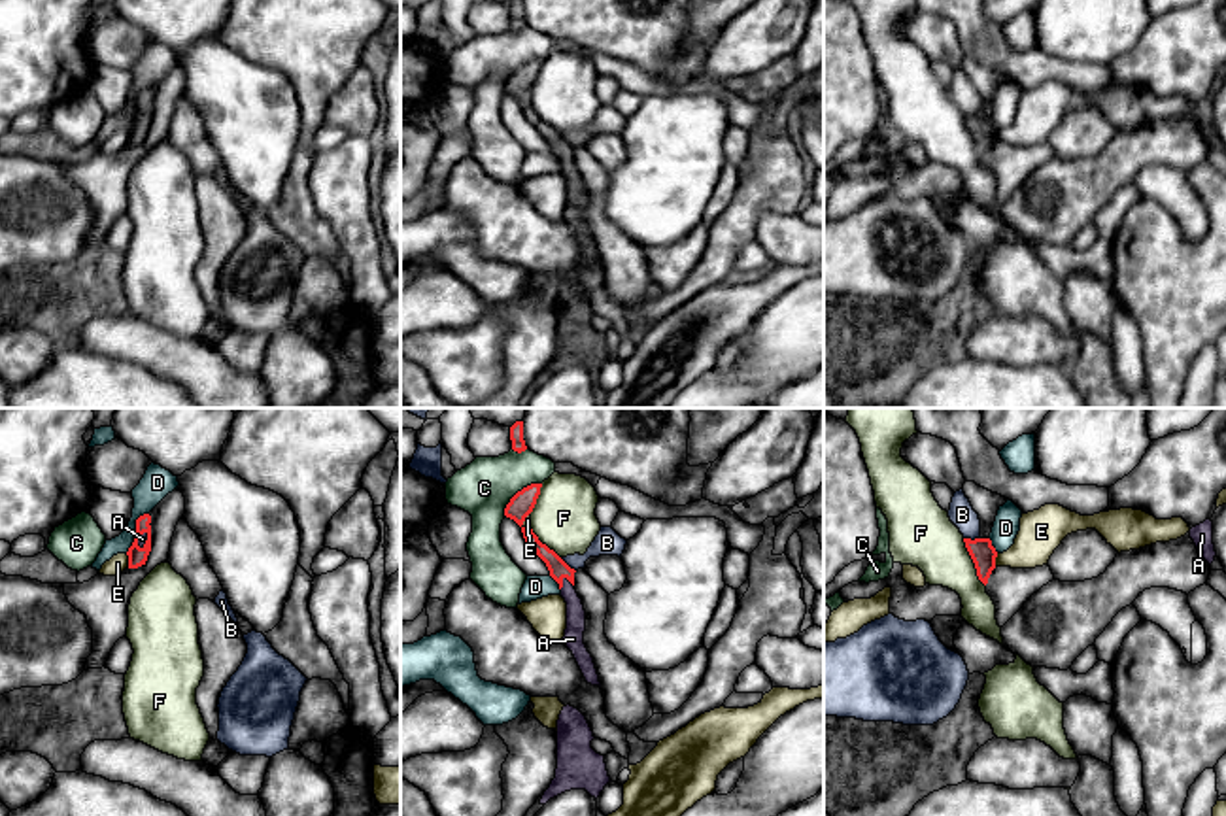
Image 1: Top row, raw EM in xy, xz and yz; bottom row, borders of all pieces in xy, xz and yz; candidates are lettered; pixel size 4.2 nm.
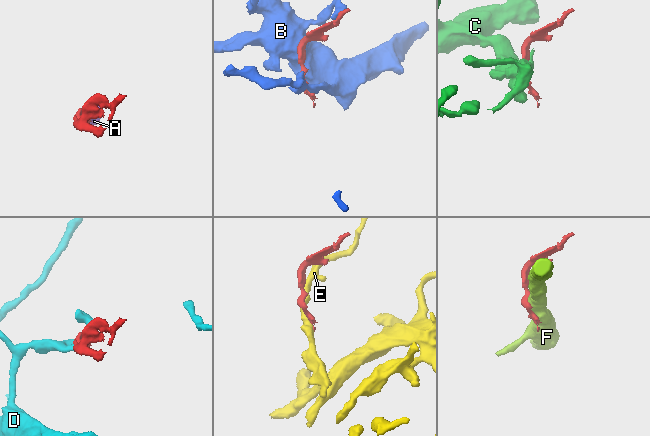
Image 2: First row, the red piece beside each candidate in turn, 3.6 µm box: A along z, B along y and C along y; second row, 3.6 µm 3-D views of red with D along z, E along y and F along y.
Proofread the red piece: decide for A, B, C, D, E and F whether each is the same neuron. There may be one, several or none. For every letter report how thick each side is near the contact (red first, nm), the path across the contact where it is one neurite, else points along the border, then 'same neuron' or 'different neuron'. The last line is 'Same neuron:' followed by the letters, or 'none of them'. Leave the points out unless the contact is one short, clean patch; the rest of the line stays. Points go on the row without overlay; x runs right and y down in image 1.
A: 80 nm thick on the red side, 80 nm on the other; runs through xz (558, 146), (567, 155), (575, 206); same neuron
B: 110 nm thick on the red side, 110 nm on the other; different neuron
C: 100 nm thick on the red side, 240 nm on the other; different neuron
D: 80 nm thick on the red side, 140 nm on the other; border along xy (148, 89), (136, 97), (135, 118), (125, 129); different neuron
E: 80 nm thick on the red side, 80 nm on the other; different neuron
F: 110 nm thick on the red side, 280 nm on the other; border along yz (962, 116), (975, 152), (985, 163); different neuron
Same neuron: A

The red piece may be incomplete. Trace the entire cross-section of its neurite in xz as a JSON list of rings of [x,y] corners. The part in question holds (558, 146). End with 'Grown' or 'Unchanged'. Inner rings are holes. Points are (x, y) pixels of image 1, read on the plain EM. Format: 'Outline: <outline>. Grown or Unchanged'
Outline: [[[531,102],[521,104],[525,119],[536,128],[536,132],[546,140],[550,153],[559,161],[561,174],[567,179],[567,206],[563,219],[572,229],[584,255],[591,263],[599,263],[599,251],[591,230],[584,221],[586,208],[586,187],[582,176],[574,166],[574,145],[570,145],[553,127],[538,117]]]. Grown

